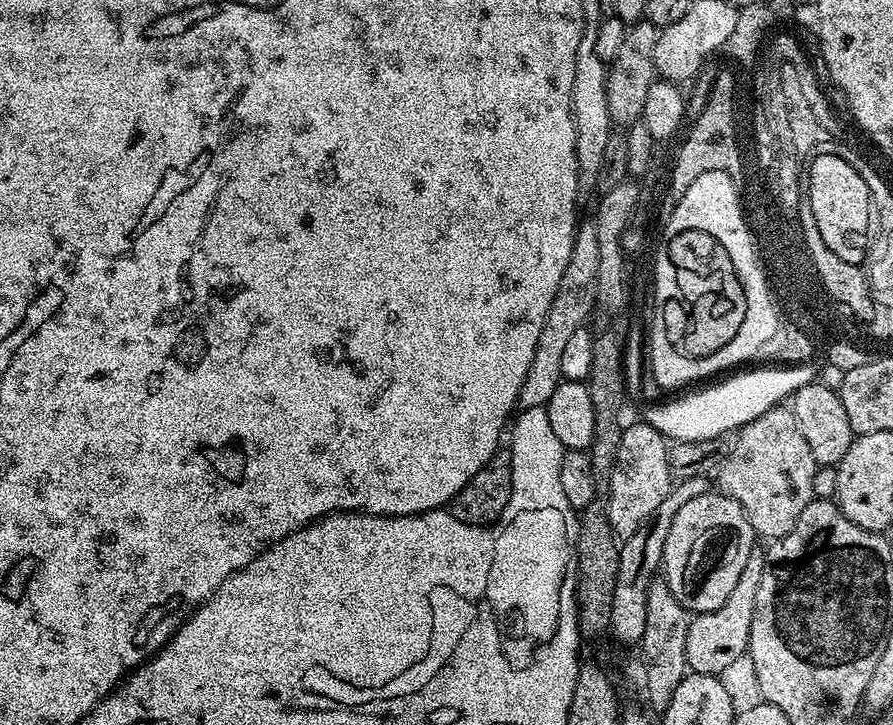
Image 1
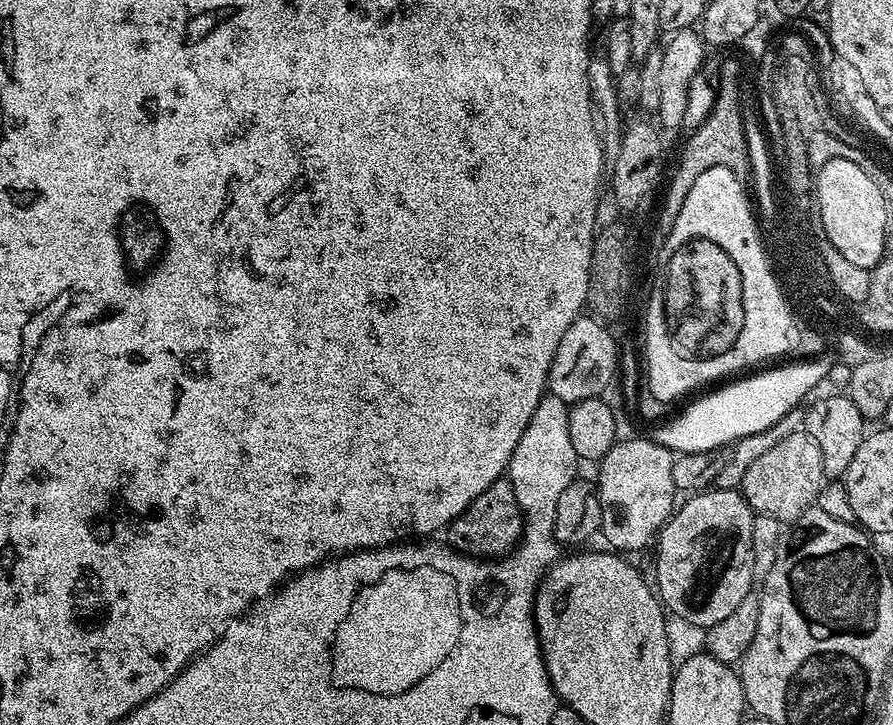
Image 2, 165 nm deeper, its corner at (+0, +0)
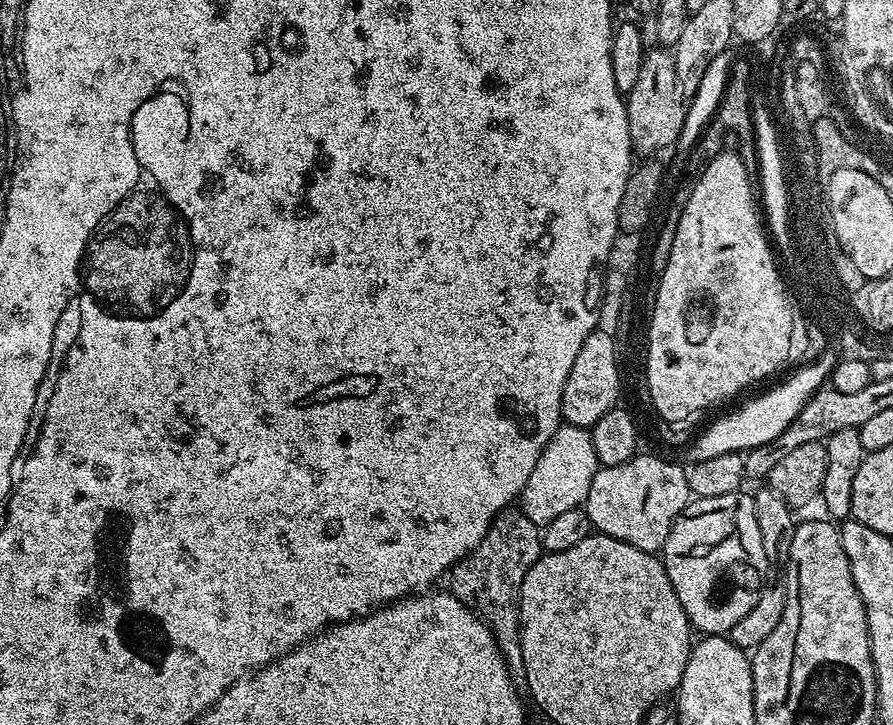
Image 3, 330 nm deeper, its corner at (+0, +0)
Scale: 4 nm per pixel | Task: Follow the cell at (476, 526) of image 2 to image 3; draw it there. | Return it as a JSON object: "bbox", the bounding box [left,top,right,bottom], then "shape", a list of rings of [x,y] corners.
{"bbox":[450,510,542,672],"shape":[[[505,510],[493,520],[488,533],[473,552],[464,556],[450,569],[451,595],[457,596],[473,612],[479,614],[492,629],[496,645],[504,655],[509,672],[524,671],[522,646],[520,645],[520,587],[528,568],[538,562],[542,554],[541,525],[530,522],[527,511]]]}

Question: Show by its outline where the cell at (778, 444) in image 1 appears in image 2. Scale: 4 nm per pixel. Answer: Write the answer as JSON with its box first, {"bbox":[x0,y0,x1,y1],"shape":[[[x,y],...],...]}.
{"bbox":[739,430,825,522],"shape":[[[801,430],[790,434],[790,438],[782,438],[778,446],[755,460],[750,470],[746,470],[739,491],[743,492],[753,513],[770,514],[770,518],[778,518],[781,522],[794,522],[807,508],[815,505],[825,483],[822,450],[818,450],[818,442],[814,442],[806,430]]]}

